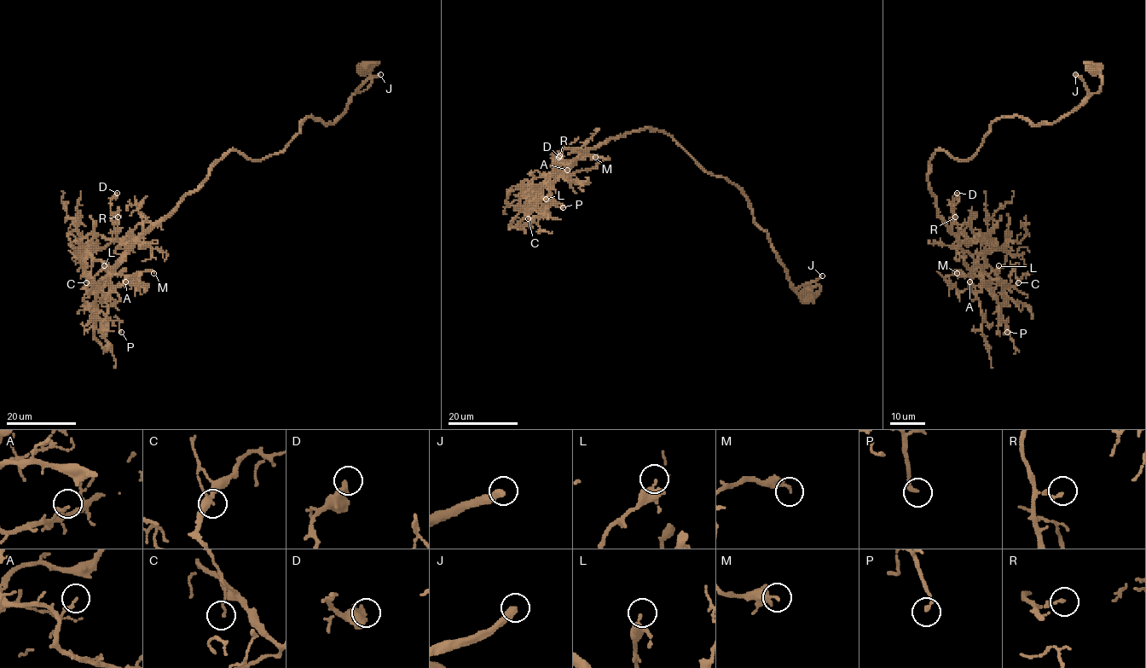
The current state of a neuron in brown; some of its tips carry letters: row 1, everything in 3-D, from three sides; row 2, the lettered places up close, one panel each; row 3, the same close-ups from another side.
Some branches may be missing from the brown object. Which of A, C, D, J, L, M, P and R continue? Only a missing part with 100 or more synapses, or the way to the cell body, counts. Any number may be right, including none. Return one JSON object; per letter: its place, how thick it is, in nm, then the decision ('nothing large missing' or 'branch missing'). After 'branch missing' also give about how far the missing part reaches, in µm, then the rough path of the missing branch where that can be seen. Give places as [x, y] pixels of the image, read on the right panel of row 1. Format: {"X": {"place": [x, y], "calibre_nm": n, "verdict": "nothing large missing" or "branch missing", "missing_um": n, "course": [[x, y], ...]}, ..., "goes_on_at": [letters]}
{"A": {"place": [969, 281], "calibre_nm": 140, "verdict": "nothing large missing"}, "C": {"place": [1018, 282], "calibre_nm": 100, "verdict": "nothing large missing"}, "D": {"place": [957, 193], "calibre_nm": 440, "verdict": "nothing large missing"}, "J": {"place": [1075, 74], "calibre_nm": 360, "verdict": "branch missing", "missing_um": 110, "course": [[1075, 74], [1050, 54], [1008, 49], [973, 54], [946, 77], [928, 60], [891, 90]]}, "L": {"place": [998, 265], "calibre_nm": 280, "verdict": "nothing large missing"}, "M": {"place": [957, 273], "calibre_nm": 280, "verdict": "nothing large missing"}, "P": {"place": [1007, 332], "calibre_nm": 190, "verdict": "nothing large missing"}, "R": {"place": [955, 217], "calibre_nm": 140, "verdict": "nothing large missing"}, "goes_on_at": ["J"]}

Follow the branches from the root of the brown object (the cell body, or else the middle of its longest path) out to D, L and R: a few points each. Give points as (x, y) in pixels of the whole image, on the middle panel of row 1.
D: (806, 295), (813, 302), (793, 288), (747, 196), (671, 136), (629, 131), (562, 172), (558, 157)
L: (806, 295), (813, 302), (793, 288), (747, 196), (662, 131), (629, 131), (560, 164), (535, 199), (546, 199)
R: (806, 295), (813, 302), (793, 288), (747, 196), (671, 136), (629, 131), (562, 172), (559, 155)

